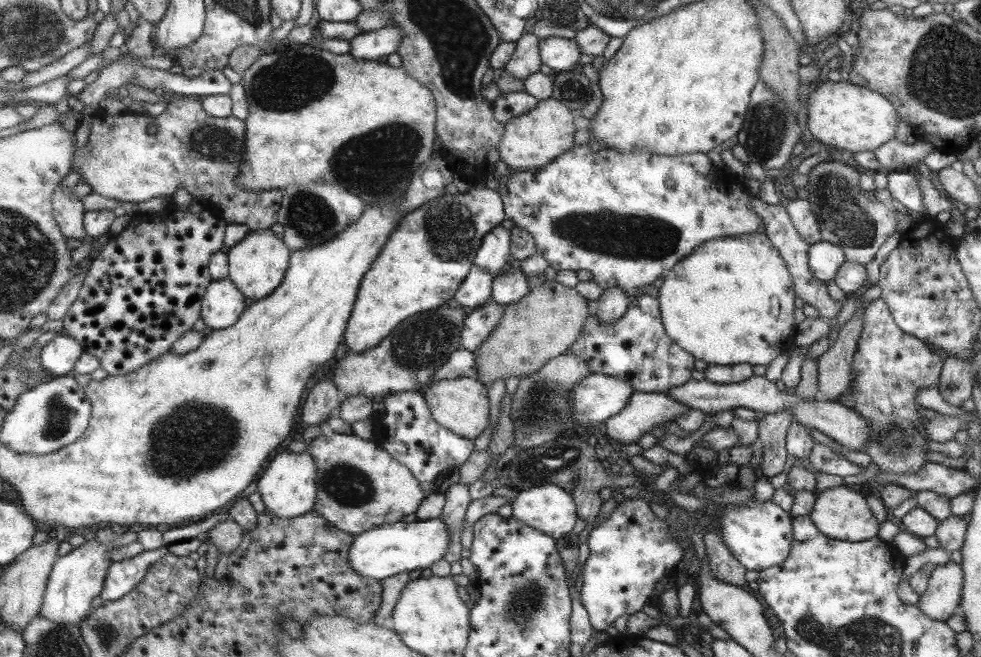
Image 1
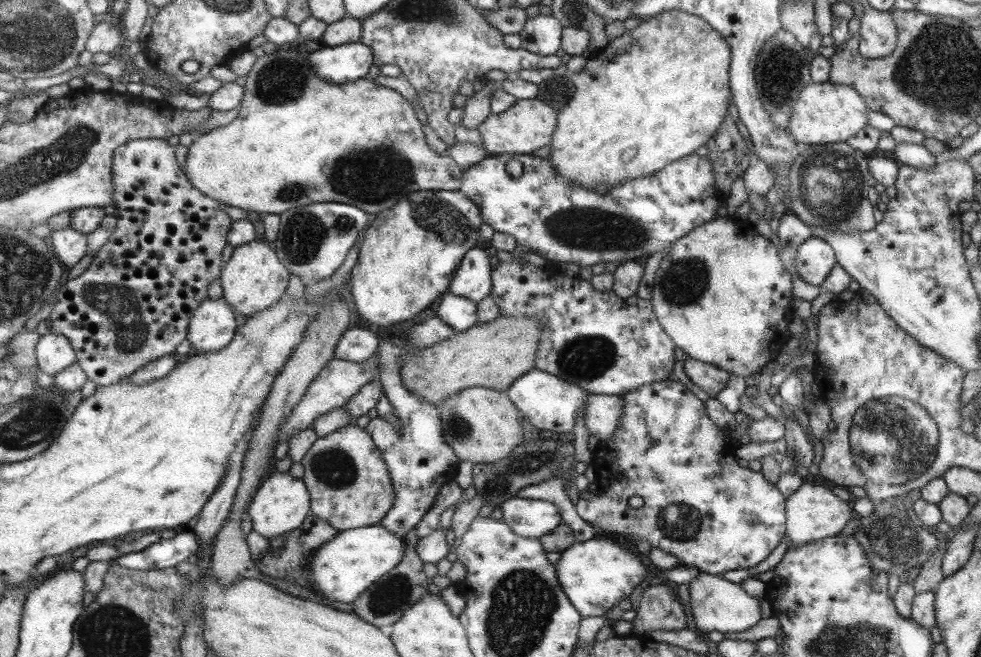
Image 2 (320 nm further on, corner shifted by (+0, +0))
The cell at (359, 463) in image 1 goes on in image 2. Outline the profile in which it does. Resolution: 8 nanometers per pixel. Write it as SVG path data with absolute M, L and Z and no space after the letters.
M347 423L335 432L315 439L313 446L300 460L304 472L303 484L310 495L310 514L326 520L331 528L338 531L379 524L394 504L393 483L381 457L382 453L375 448L370 433L354 423Z

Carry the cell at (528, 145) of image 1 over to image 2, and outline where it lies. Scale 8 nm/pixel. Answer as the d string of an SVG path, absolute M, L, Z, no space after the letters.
M516 99L507 111L499 115L489 114L485 121L476 127L476 130L487 156L531 155L535 150L551 144L557 122L558 110L551 109L551 106L536 99Z

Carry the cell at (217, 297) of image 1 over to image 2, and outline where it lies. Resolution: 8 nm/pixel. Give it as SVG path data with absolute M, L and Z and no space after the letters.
M224 298L206 300L190 322L188 341L193 346L193 352L220 352L227 348L240 327L235 315Z

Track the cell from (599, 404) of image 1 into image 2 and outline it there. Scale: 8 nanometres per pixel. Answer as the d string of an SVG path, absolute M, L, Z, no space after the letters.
M534 368L519 379L515 379L506 391L507 396L510 397L519 412L523 413L523 418L539 431L551 430L551 432L558 434L571 434L575 418L579 418L584 409L584 403L581 399L581 393L584 390Z

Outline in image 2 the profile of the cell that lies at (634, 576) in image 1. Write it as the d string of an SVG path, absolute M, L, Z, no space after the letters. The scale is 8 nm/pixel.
M602 538L574 542L560 555L554 566L559 585L583 618L603 616L617 602L629 598L631 588L637 586L645 574L645 568L633 554Z

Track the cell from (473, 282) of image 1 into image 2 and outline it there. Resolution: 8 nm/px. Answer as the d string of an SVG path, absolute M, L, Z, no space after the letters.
M446 294L441 296L436 317L448 324L453 333L463 332L478 322L477 304L465 296Z

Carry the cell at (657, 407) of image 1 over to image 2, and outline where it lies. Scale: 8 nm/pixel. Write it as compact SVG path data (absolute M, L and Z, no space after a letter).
M587 394L582 420L589 435L599 442L610 438L622 416L622 397Z

